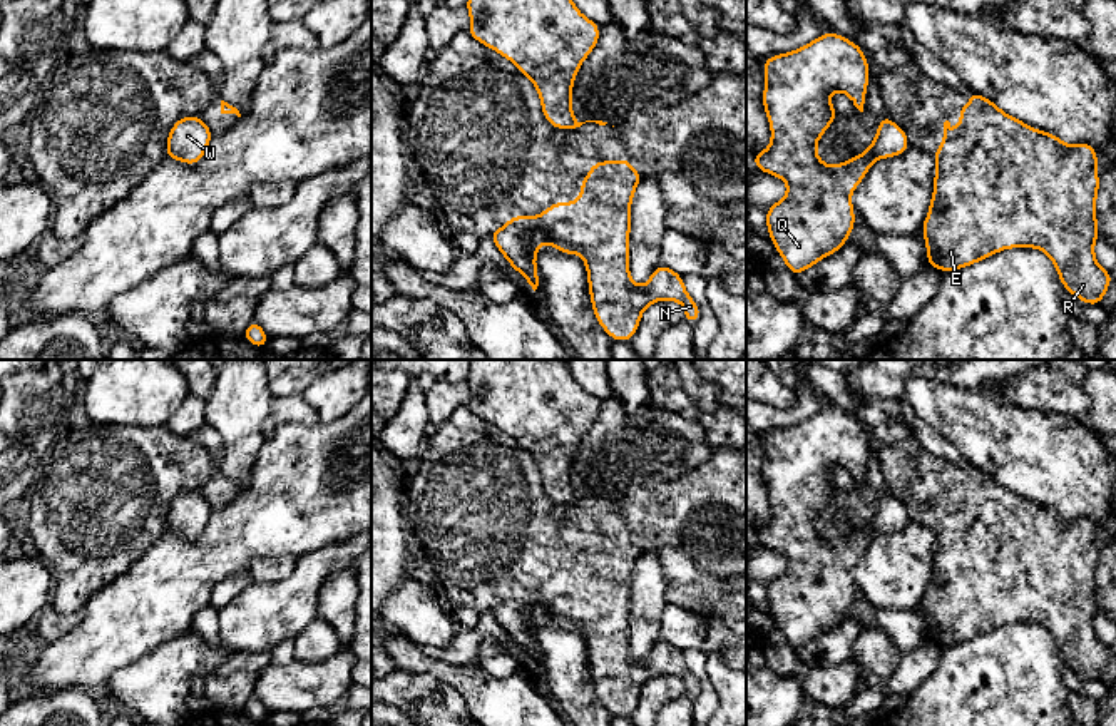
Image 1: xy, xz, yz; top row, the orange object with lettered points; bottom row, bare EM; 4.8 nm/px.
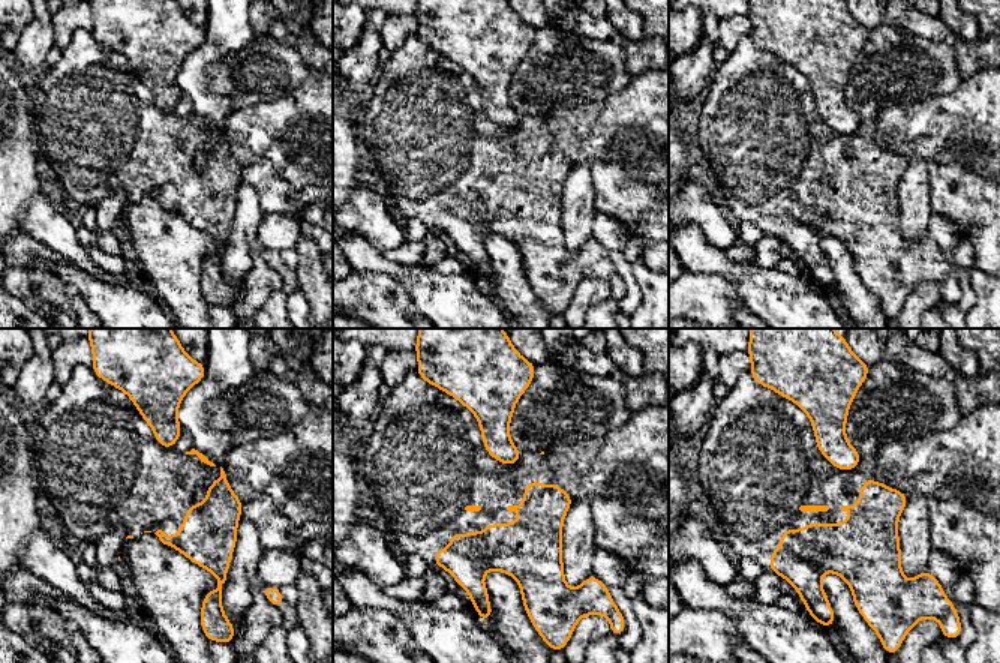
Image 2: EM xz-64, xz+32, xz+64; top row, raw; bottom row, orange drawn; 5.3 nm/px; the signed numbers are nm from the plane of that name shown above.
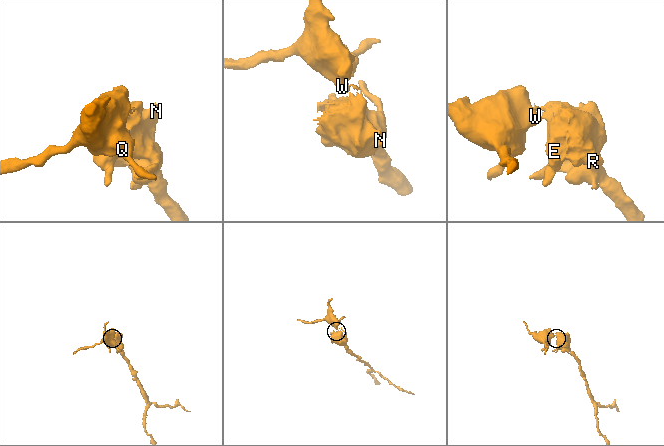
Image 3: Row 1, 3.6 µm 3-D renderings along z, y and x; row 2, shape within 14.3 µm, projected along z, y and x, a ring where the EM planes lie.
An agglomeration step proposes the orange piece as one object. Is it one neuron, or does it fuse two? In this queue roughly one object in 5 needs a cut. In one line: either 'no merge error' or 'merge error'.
merge error

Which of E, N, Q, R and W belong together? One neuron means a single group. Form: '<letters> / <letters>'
E N R / Q W

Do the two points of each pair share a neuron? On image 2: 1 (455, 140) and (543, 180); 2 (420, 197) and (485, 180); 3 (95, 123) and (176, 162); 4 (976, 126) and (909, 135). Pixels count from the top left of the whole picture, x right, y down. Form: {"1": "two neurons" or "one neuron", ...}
{"1": "one neuron", "2": "one neuron", "3": "one neuron", "4": "one neuron"}

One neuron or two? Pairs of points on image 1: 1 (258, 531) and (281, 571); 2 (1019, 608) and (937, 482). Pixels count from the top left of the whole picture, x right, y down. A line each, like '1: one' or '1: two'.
1: two
2: one

